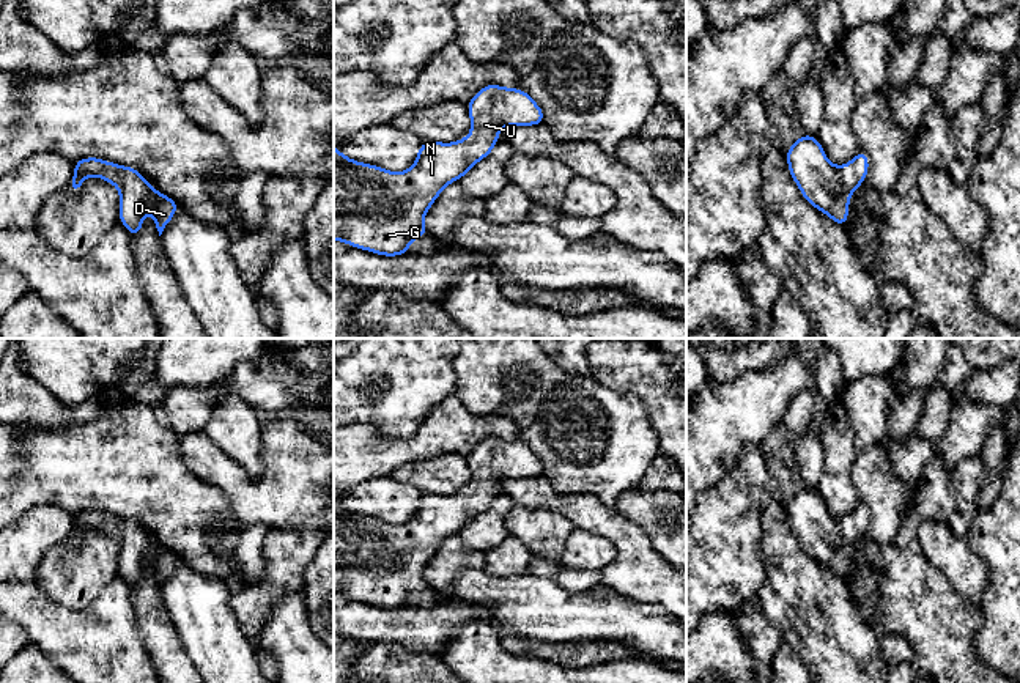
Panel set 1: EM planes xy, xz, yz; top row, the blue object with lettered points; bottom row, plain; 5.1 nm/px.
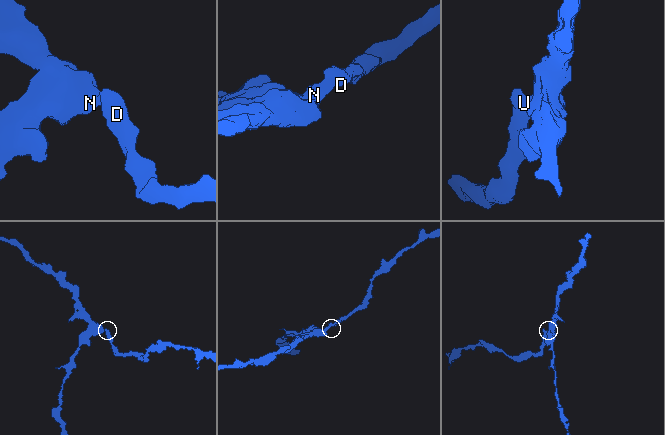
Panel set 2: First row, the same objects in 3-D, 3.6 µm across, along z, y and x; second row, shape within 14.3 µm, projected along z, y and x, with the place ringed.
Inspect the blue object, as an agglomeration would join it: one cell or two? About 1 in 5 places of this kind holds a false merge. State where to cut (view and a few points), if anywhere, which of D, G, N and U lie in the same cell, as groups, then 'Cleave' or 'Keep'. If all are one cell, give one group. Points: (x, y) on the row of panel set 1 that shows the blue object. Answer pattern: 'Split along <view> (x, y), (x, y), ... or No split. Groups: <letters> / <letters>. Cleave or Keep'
No split. Groups: D G N U. Keep

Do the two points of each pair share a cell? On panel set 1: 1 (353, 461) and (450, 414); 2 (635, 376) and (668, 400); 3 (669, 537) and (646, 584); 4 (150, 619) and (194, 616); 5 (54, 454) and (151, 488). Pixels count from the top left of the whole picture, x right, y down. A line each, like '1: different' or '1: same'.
1: same
2: same
3: different
4: different
5: same

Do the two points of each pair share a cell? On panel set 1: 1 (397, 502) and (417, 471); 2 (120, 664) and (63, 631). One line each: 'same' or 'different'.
1: different
2: same

